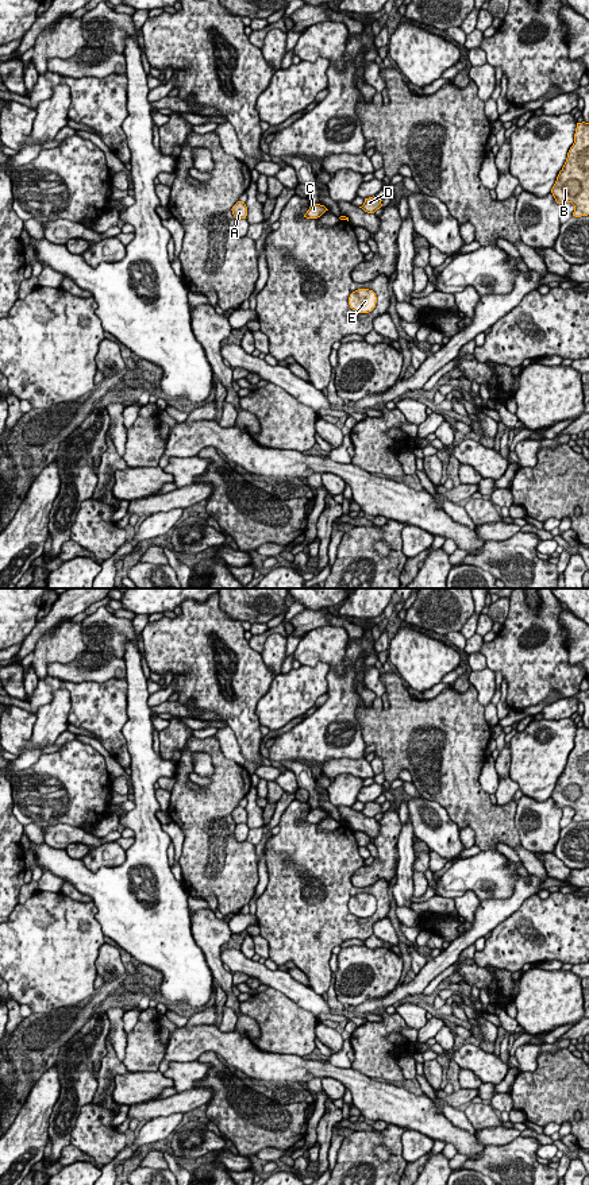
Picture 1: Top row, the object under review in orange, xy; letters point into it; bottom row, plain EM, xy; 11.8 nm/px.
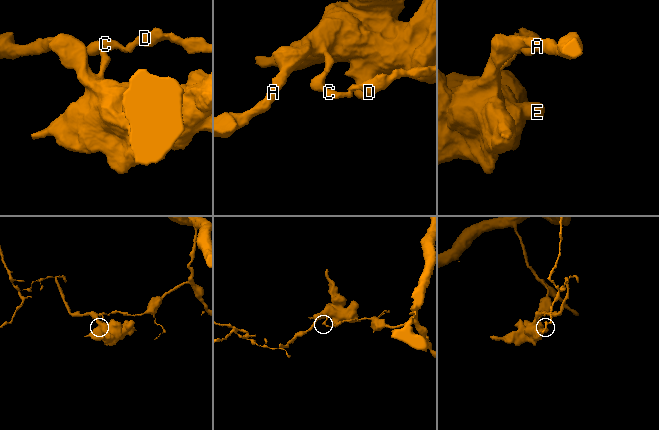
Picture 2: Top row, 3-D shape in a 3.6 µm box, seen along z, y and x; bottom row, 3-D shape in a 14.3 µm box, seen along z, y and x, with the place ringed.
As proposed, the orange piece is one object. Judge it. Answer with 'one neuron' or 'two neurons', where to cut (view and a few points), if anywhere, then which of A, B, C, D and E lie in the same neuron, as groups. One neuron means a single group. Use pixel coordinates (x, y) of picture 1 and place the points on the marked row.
two neurons; cut xy (342, 216), (346, 219); groups A C E / B D

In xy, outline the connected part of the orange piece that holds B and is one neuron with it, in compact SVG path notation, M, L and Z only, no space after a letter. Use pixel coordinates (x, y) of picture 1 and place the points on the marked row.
M577 123L574 143L551 193L558 204L574 205L573 216L589 215L589 123Z

